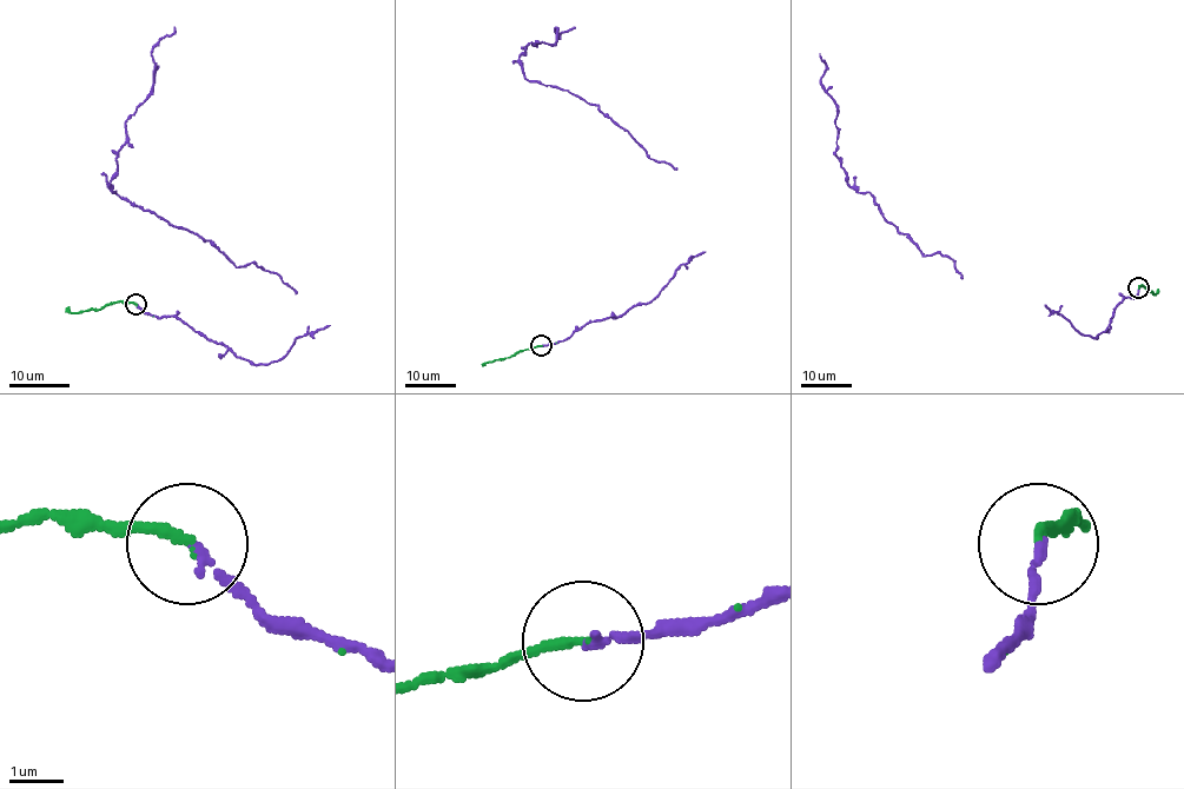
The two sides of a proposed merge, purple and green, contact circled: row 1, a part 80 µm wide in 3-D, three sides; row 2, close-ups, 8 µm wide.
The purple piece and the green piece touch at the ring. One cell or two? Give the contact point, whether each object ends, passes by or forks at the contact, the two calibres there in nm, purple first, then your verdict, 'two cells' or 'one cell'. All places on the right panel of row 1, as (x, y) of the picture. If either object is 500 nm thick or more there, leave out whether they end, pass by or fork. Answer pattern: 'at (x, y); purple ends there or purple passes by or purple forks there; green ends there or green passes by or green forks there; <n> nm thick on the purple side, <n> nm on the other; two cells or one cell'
at (1138, 287); purple ends there; green ends there; 170 nm thick on the purple side, 180 nm on the other; one cell

